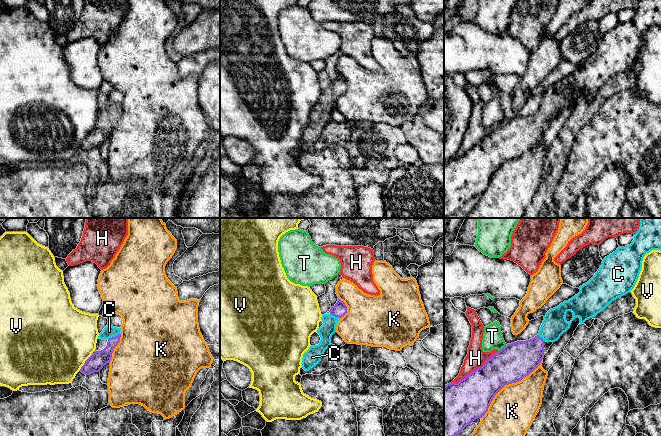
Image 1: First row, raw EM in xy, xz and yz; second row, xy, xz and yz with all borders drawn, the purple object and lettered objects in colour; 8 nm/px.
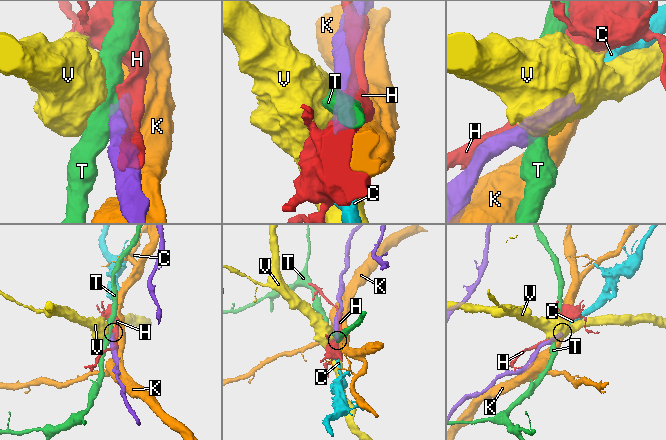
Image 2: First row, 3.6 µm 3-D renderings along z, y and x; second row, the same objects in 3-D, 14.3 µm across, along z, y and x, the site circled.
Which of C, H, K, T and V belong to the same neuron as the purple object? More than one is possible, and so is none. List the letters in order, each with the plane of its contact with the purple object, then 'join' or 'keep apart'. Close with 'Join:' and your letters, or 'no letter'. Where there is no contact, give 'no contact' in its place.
C: contact in xy; join
H: contact in yz; keep apart
K: contact in yz; keep apart
T: contact in yz; keep apart
V: contact in xy; keep apart
Join: C

